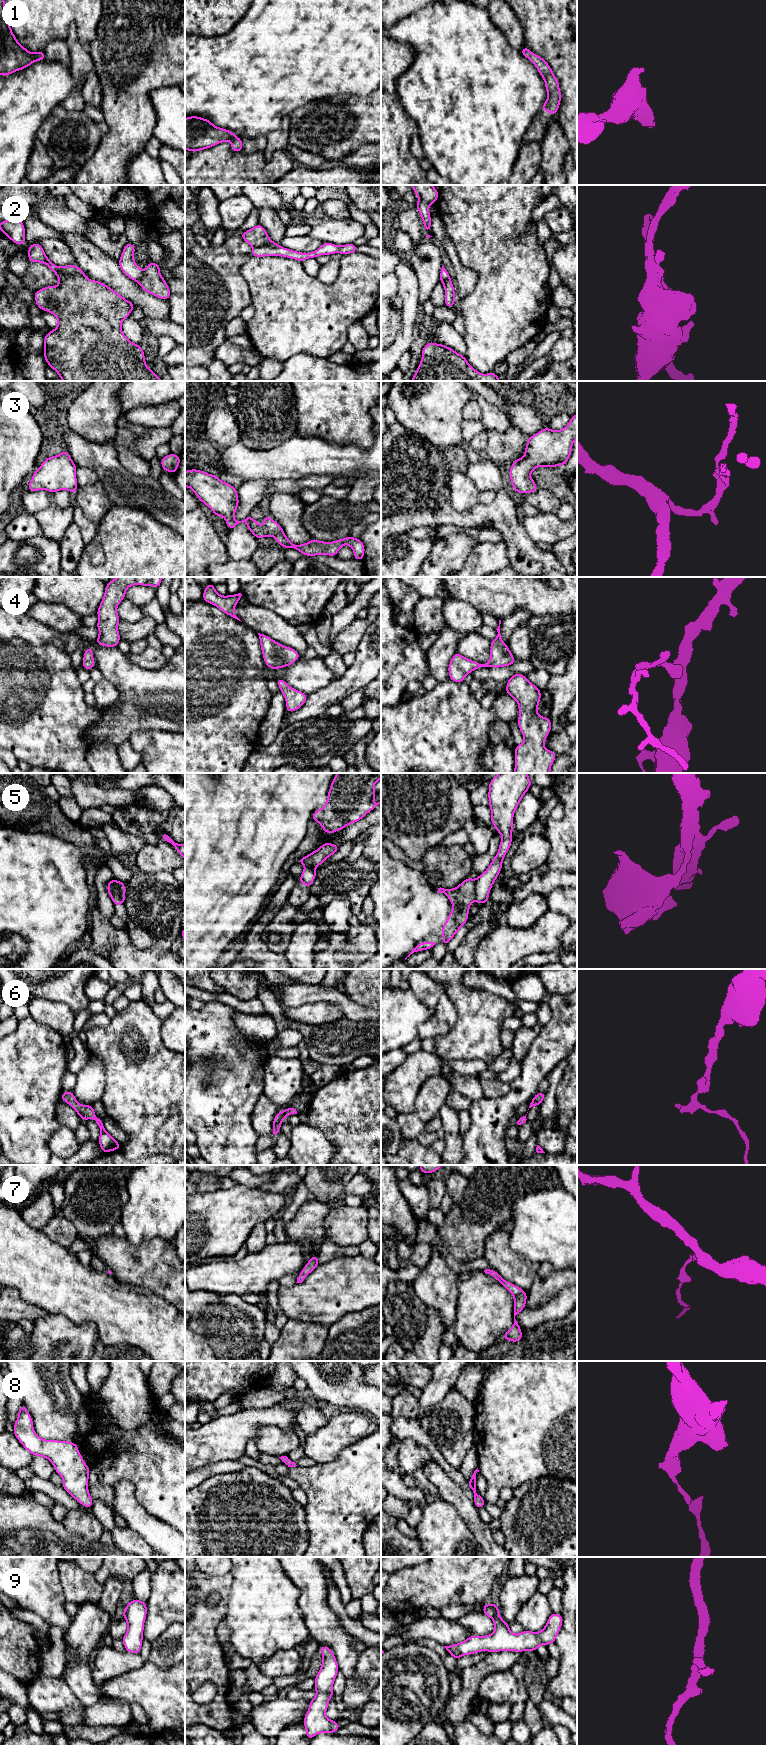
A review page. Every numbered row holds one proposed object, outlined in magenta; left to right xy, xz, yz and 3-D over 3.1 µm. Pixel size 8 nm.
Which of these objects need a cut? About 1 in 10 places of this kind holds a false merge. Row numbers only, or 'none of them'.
5

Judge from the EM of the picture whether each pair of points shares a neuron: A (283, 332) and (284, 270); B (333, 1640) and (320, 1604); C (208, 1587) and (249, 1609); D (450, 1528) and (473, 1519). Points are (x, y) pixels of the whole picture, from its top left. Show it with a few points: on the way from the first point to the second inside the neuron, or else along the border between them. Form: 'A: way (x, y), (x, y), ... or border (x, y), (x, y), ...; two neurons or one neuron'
A: way (285, 317), (284, 285); one neuron
B: way (328, 1631), (320, 1619), (320, 1613); one neuron
C: border (233, 1575), (227, 1613), (222, 1620); two neurons
D: border (450, 1505), (456, 1510), (478, 1542); two neurons

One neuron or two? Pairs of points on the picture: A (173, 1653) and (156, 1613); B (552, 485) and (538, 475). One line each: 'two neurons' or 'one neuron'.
A: two neurons
B: one neuron

